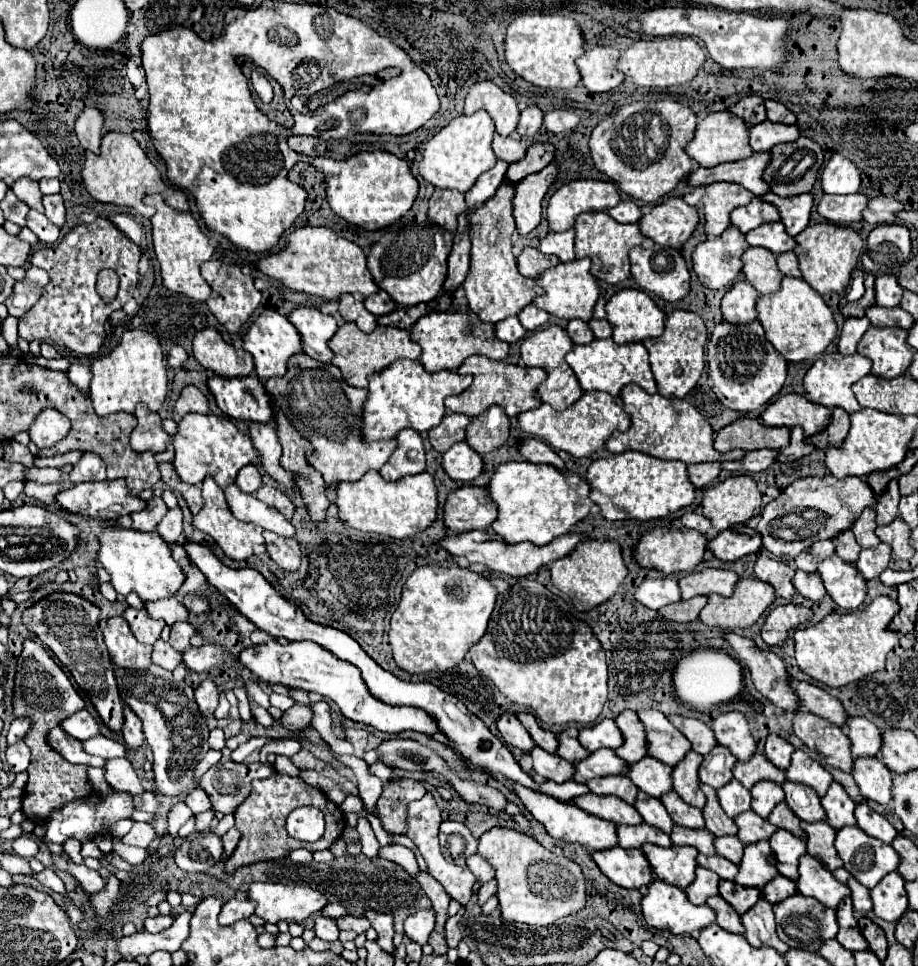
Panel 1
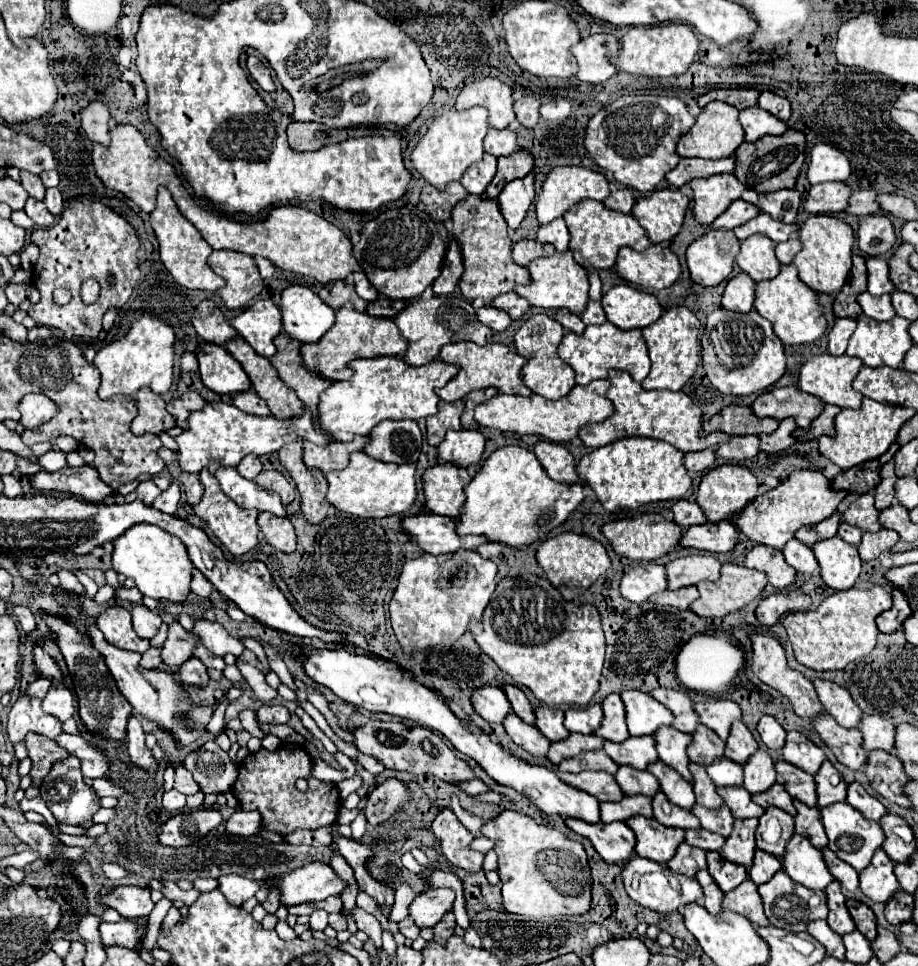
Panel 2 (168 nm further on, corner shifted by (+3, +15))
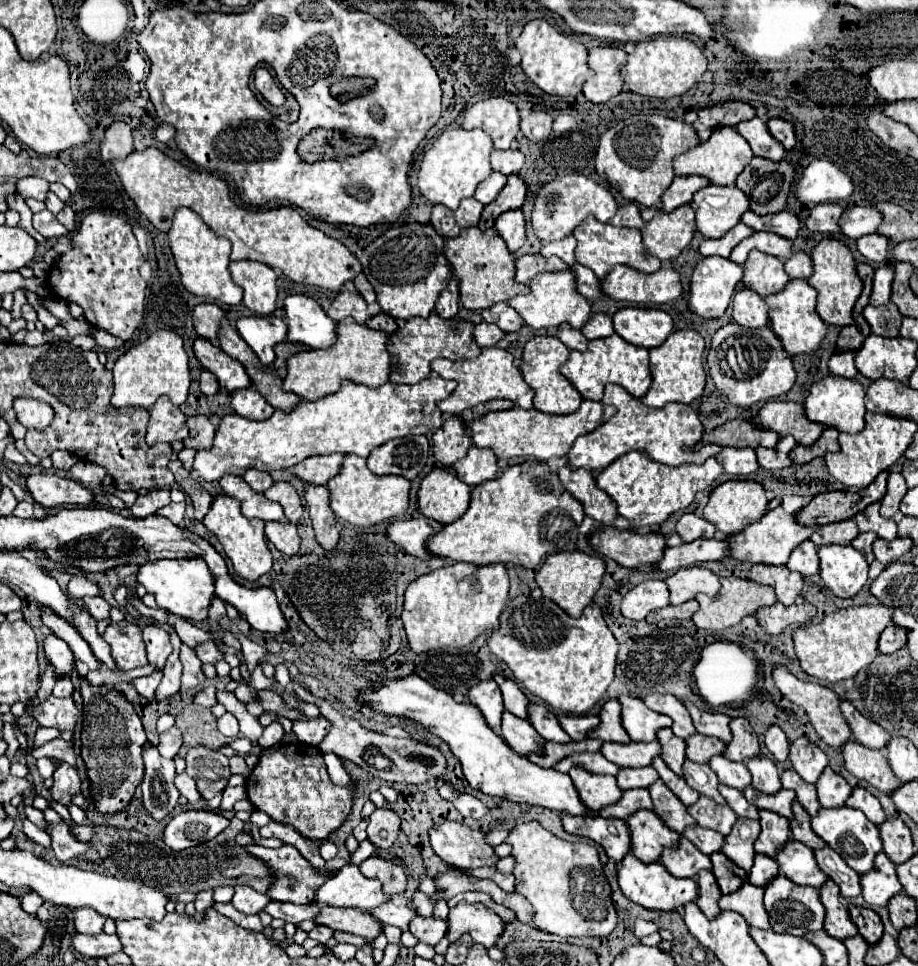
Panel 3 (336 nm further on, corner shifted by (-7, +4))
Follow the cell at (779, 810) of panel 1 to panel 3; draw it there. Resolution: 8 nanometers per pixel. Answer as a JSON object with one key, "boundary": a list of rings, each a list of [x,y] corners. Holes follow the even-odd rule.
{"boundary":[[[779,789],[773,795],[765,795],[765,793],[755,791],[755,795],[753,795],[753,805],[757,809],[767,809],[767,811],[783,815],[787,819],[789,819],[789,815],[793,815],[793,809],[791,809],[793,801],[795,801],[795,793],[787,791],[787,789]]]}

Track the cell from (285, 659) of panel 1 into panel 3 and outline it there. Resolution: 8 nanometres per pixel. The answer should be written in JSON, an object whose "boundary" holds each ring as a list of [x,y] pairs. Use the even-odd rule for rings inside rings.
{"boundary":[[[415,673],[399,679],[385,679],[377,685],[361,689],[357,701],[369,705],[377,713],[405,717],[443,739],[451,747],[455,757],[461,761],[463,775],[467,777],[473,789],[479,789],[487,795],[509,799],[513,803],[539,805],[555,813],[599,817],[597,811],[589,811],[589,807],[581,803],[569,775],[557,773],[555,769],[537,767],[527,757],[517,755],[495,731],[491,731],[485,725],[485,719],[481,711],[477,711],[477,707],[469,703],[455,703],[455,699],[449,693],[437,691]]]}

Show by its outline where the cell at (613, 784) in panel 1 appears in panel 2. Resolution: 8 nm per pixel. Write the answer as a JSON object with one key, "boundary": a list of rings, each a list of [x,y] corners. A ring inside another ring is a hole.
{"boundary":[[[591,750],[581,752],[573,758],[565,758],[557,764],[561,772],[583,772],[583,770],[605,770],[609,774],[615,774],[615,768],[619,768],[603,750]]]}

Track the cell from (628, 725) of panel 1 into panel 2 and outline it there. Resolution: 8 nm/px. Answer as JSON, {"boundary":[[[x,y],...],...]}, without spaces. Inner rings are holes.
{"boundary":[[[609,694],[603,704],[603,722],[601,726],[595,730],[597,736],[611,740],[611,742],[623,742],[629,738],[627,732],[627,724],[623,720],[623,702],[619,694]]]}

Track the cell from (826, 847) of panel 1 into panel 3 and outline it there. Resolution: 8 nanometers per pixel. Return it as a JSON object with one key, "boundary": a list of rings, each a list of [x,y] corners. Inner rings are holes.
{"boundary":[[[799,801],[793,803],[793,813],[795,817],[791,819],[791,831],[793,831],[793,839],[805,843],[811,849],[825,849],[829,847],[813,829],[811,829],[811,817],[807,815],[807,811],[801,807]]]}

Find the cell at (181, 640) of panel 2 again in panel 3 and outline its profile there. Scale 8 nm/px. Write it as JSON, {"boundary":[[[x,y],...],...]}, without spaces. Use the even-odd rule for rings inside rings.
{"boundary":[[[173,631],[171,633],[171,643],[173,643],[173,653],[167,657],[167,663],[163,667],[163,681],[157,687],[157,699],[167,699],[175,695],[181,687],[181,661],[179,661],[179,651],[183,641],[179,635]]]}

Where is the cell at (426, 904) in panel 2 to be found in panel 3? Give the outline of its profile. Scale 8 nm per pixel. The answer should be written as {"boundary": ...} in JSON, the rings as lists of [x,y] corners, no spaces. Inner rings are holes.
{"boundary":[[[461,901],[453,909],[449,909],[447,917],[447,935],[449,943],[457,941],[463,933],[469,933],[475,943],[485,947],[493,947],[497,937],[503,933],[503,919],[481,903],[467,903]]]}

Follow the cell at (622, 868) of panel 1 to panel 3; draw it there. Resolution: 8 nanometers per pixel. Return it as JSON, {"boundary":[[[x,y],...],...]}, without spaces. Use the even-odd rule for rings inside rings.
{"boundary":[[[561,815],[561,821],[567,833],[599,843],[605,849],[607,857],[615,863],[619,863],[631,851],[631,833],[627,829],[627,823],[621,819]]]}

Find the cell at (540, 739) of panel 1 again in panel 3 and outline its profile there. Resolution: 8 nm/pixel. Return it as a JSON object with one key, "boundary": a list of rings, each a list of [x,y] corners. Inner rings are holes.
{"boundary":[[[495,675],[495,681],[503,693],[503,703],[505,703],[505,709],[521,719],[529,719],[529,699],[525,697],[525,693],[521,691],[521,687],[511,681],[511,679],[505,679],[501,675]]]}

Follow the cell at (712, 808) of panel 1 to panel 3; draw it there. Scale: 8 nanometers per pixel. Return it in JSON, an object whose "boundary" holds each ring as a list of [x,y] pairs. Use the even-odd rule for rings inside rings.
{"boundary":[[[685,761],[683,763],[683,773],[685,773],[685,781],[689,787],[693,787],[695,791],[699,791],[701,795],[713,799],[719,805],[725,805],[725,799],[721,797],[719,789],[717,789],[717,775],[709,769],[709,765],[701,765],[701,763],[693,763],[693,761]]]}

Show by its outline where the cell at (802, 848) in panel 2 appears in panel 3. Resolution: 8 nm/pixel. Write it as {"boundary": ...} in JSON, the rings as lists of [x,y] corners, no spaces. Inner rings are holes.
{"boundary":[[[789,841],[777,853],[777,863],[779,871],[797,885],[813,885],[819,889],[827,881],[827,875],[819,869],[815,861],[813,849],[805,847],[803,843]]]}

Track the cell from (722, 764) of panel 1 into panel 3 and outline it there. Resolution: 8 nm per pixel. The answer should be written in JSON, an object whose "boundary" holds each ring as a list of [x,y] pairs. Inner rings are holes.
{"boundary":[[[693,735],[687,739],[687,757],[695,763],[709,763],[711,757],[723,755],[725,753],[725,743],[717,737],[707,737],[707,735]]]}

